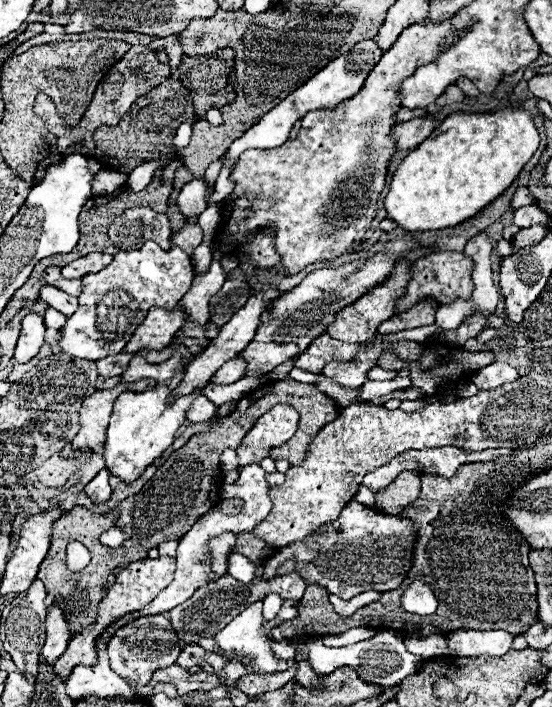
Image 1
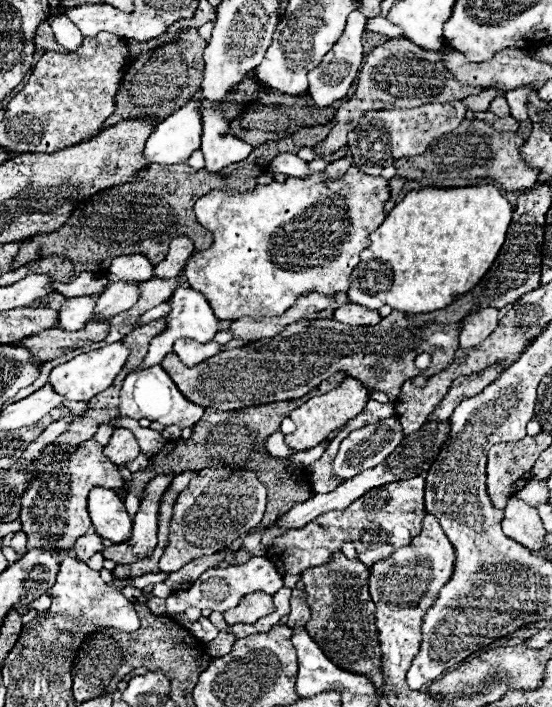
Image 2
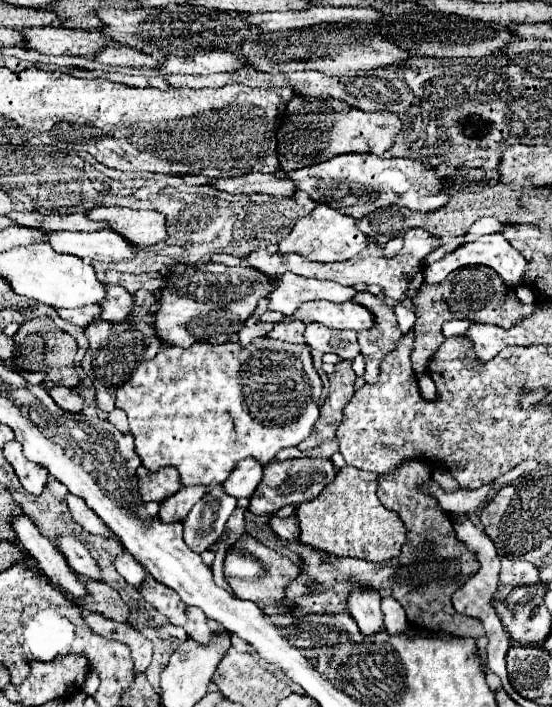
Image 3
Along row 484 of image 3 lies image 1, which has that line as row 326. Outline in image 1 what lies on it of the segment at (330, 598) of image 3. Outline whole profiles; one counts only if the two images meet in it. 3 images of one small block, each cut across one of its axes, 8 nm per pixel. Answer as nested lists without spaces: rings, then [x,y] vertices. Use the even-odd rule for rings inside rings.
[[[426,298],[420,304],[414,304],[410,310],[396,314],[390,320],[384,320],[378,326],[378,332],[380,334],[394,334],[394,332],[412,330],[418,326],[430,326],[436,320],[436,310],[438,310],[438,302],[432,298]]]

